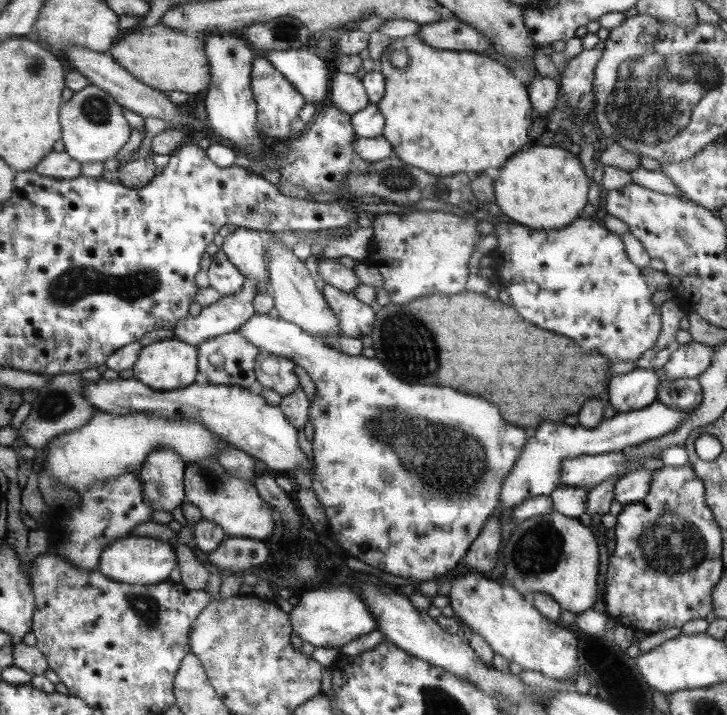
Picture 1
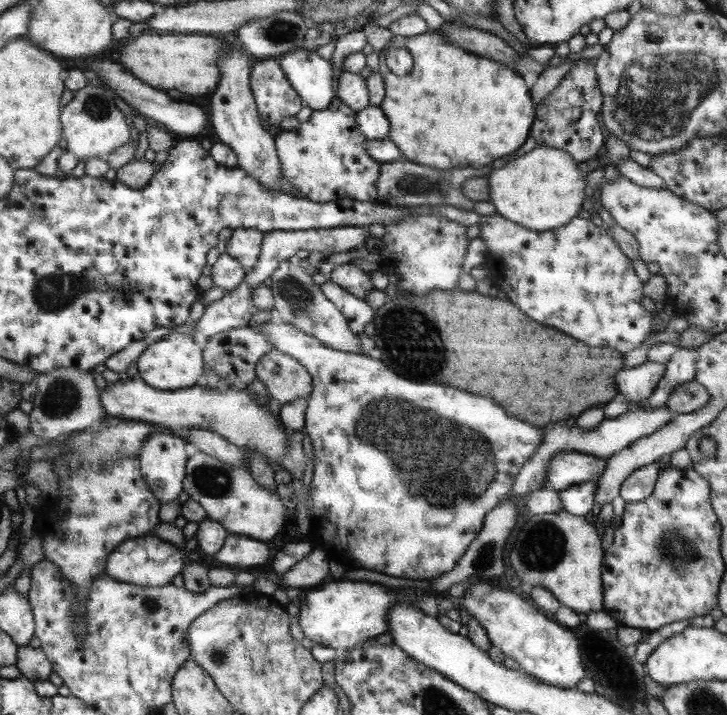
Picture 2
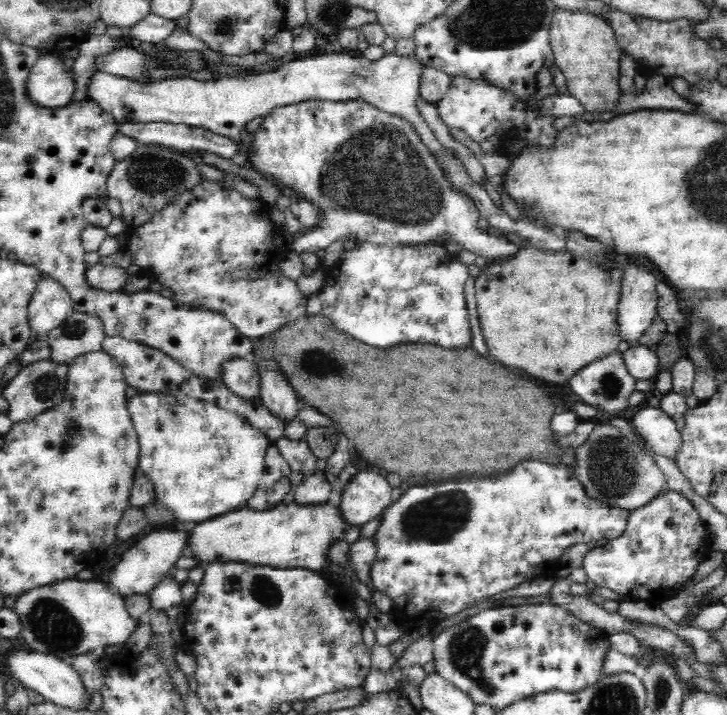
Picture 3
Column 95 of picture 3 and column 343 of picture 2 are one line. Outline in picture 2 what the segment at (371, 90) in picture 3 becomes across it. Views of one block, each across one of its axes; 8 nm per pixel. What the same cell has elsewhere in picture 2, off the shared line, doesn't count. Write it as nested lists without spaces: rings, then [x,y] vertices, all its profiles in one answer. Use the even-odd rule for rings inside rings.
[[[343,71],[337,80],[335,90],[338,100],[356,113],[370,106],[366,79],[357,74]]]

